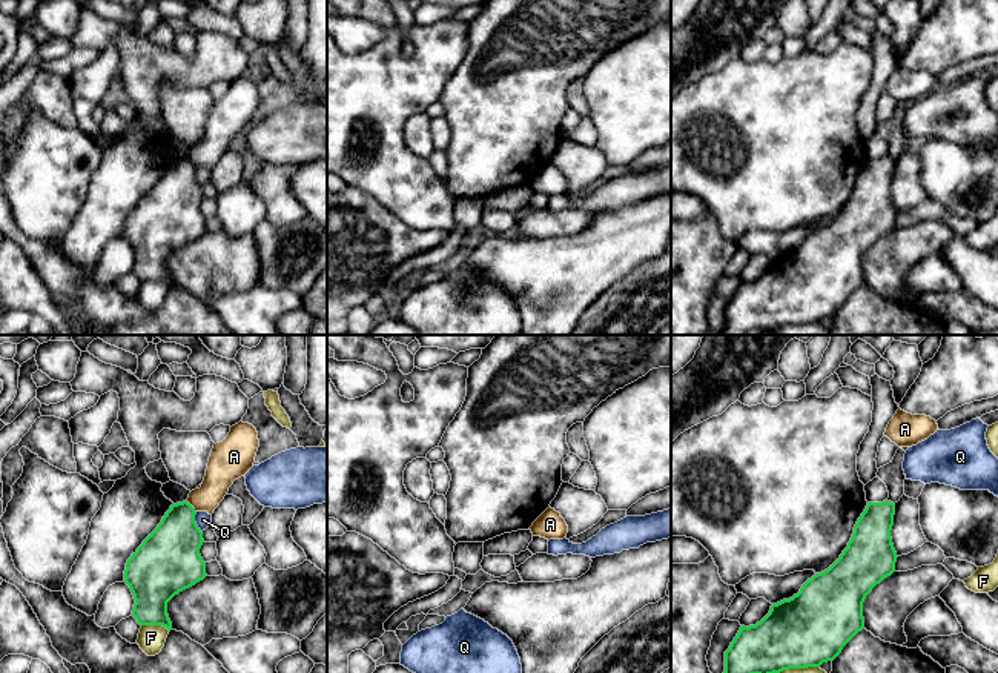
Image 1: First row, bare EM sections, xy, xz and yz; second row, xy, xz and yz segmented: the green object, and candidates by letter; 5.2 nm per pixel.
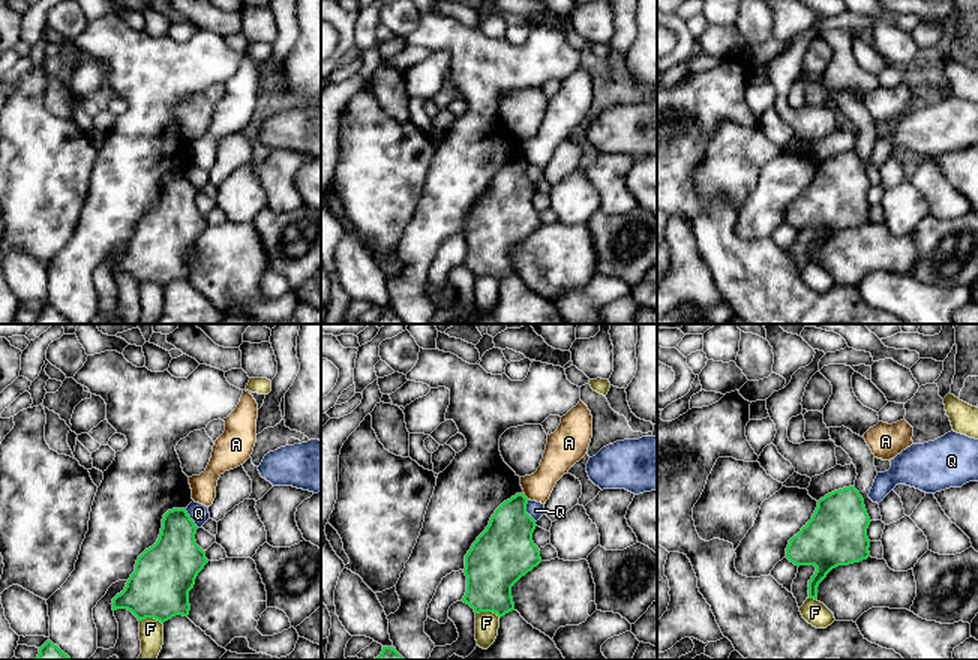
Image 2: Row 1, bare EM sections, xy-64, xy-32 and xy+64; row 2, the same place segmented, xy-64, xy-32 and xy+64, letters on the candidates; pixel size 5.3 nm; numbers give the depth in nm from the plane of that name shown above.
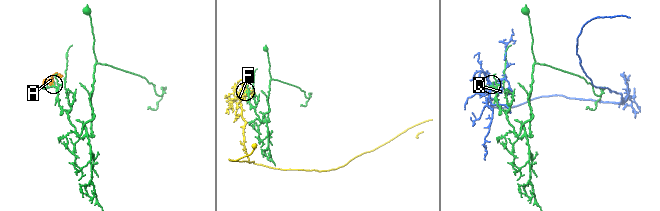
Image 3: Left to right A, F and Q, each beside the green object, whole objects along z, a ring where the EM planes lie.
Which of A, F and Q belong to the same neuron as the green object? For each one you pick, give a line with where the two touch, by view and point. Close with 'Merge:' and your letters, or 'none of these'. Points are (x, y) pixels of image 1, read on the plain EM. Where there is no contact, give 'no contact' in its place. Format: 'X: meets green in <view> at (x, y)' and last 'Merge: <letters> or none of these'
Merge: none of these

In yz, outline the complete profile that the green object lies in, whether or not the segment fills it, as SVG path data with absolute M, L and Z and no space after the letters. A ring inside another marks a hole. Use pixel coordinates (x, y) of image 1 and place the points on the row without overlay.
M867 158L851 197L840 214L825 227L808 235L789 255L771 261L755 281L742 281L725 307L722 335L768 332L789 324L820 323L834 317L843 303L864 284L863 258L872 244L895 227L897 207L892 200L895 160Z

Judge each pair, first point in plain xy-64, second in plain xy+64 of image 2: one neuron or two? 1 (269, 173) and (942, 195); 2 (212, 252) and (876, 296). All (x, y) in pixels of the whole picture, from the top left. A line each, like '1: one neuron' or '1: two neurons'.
1: one neuron
2: two neurons

